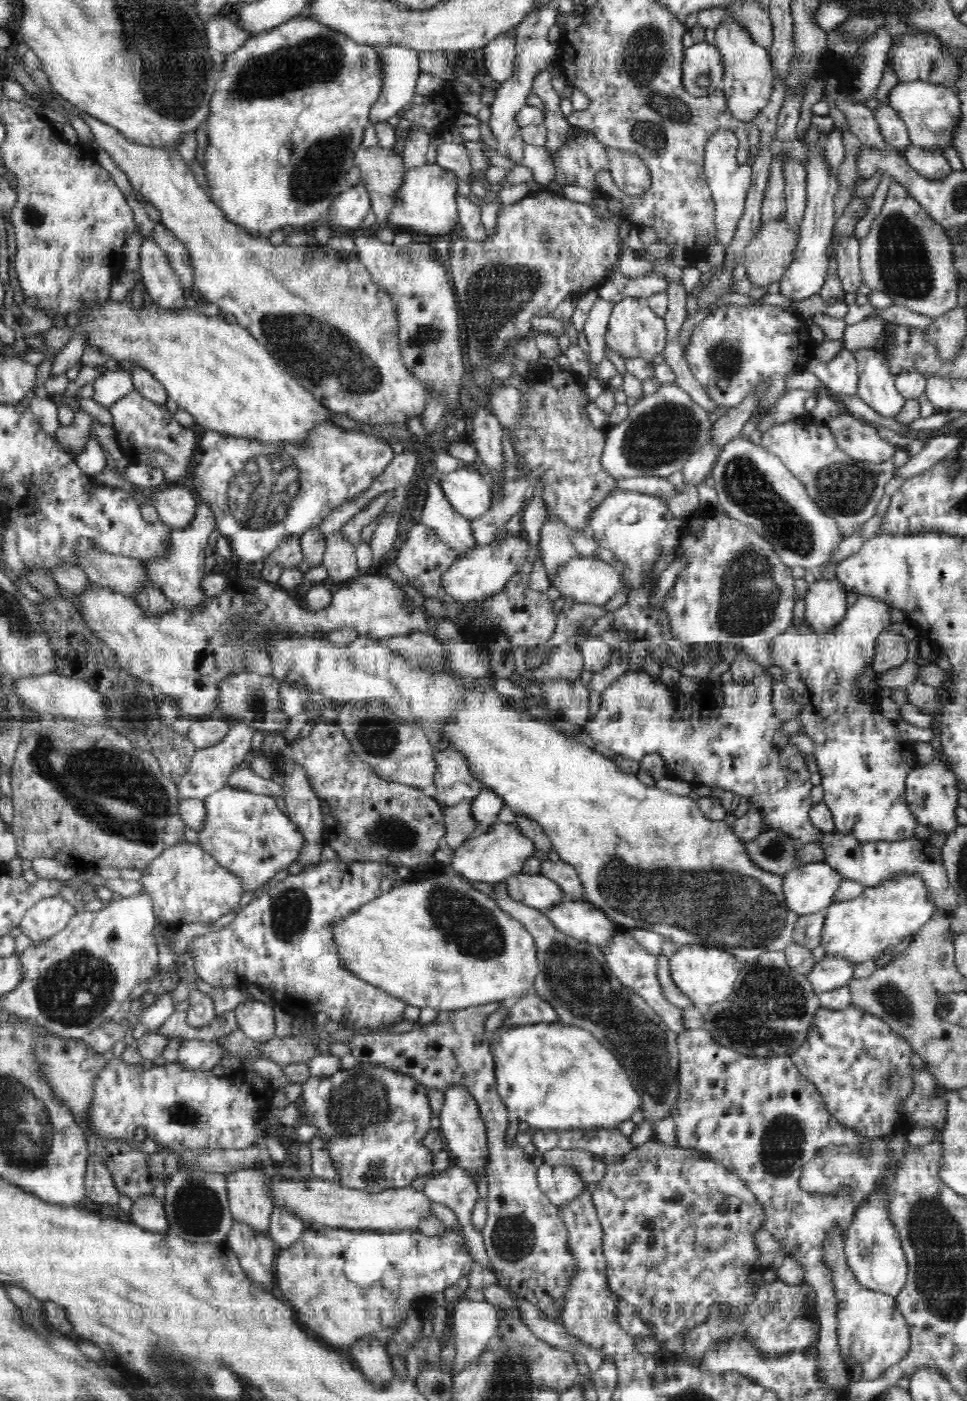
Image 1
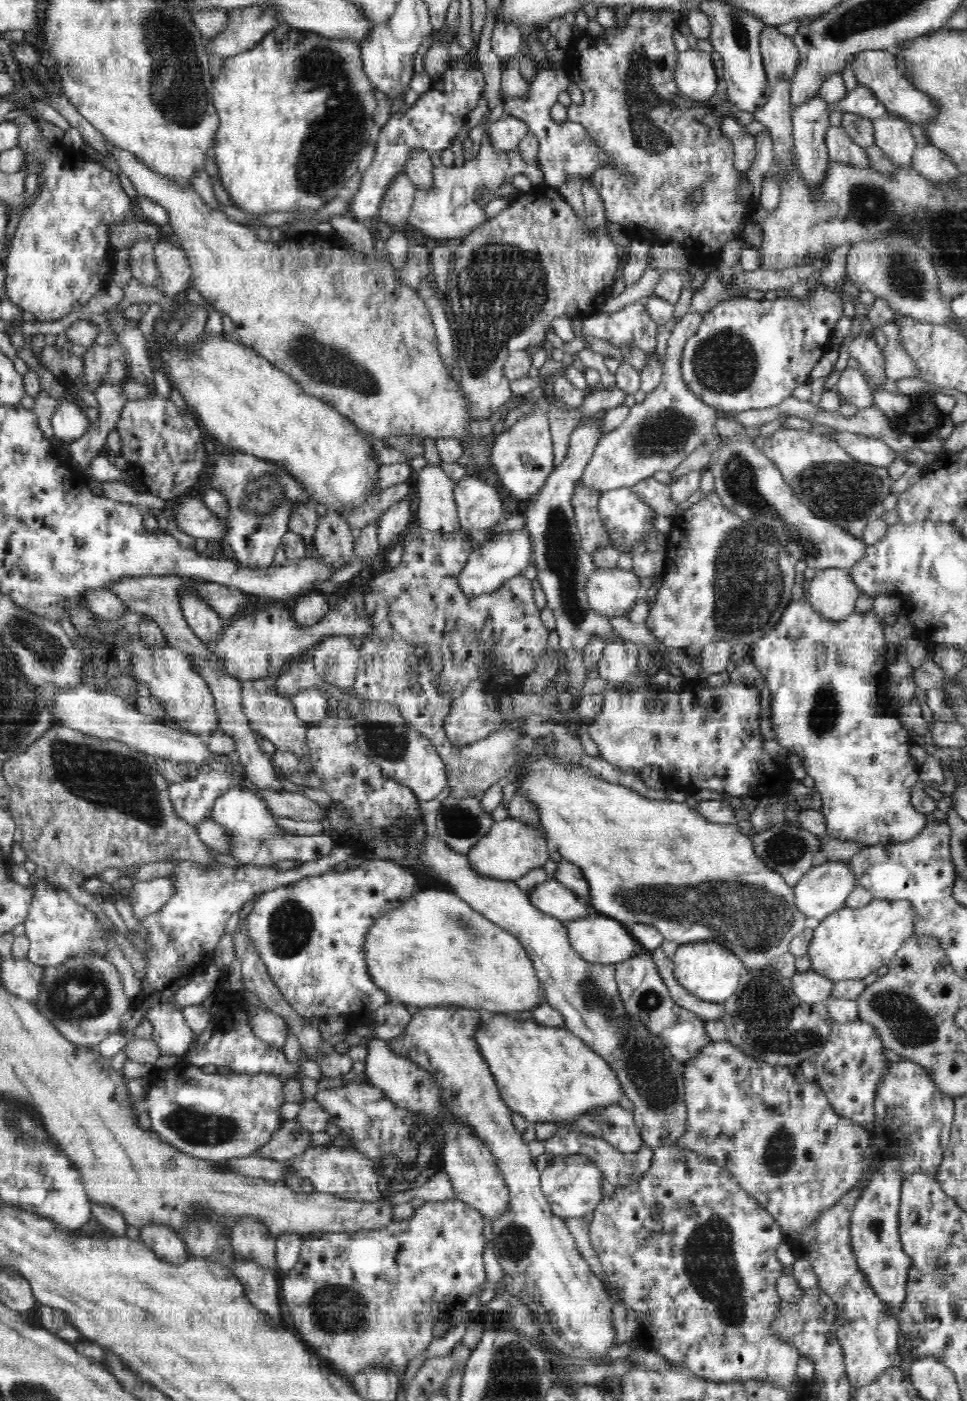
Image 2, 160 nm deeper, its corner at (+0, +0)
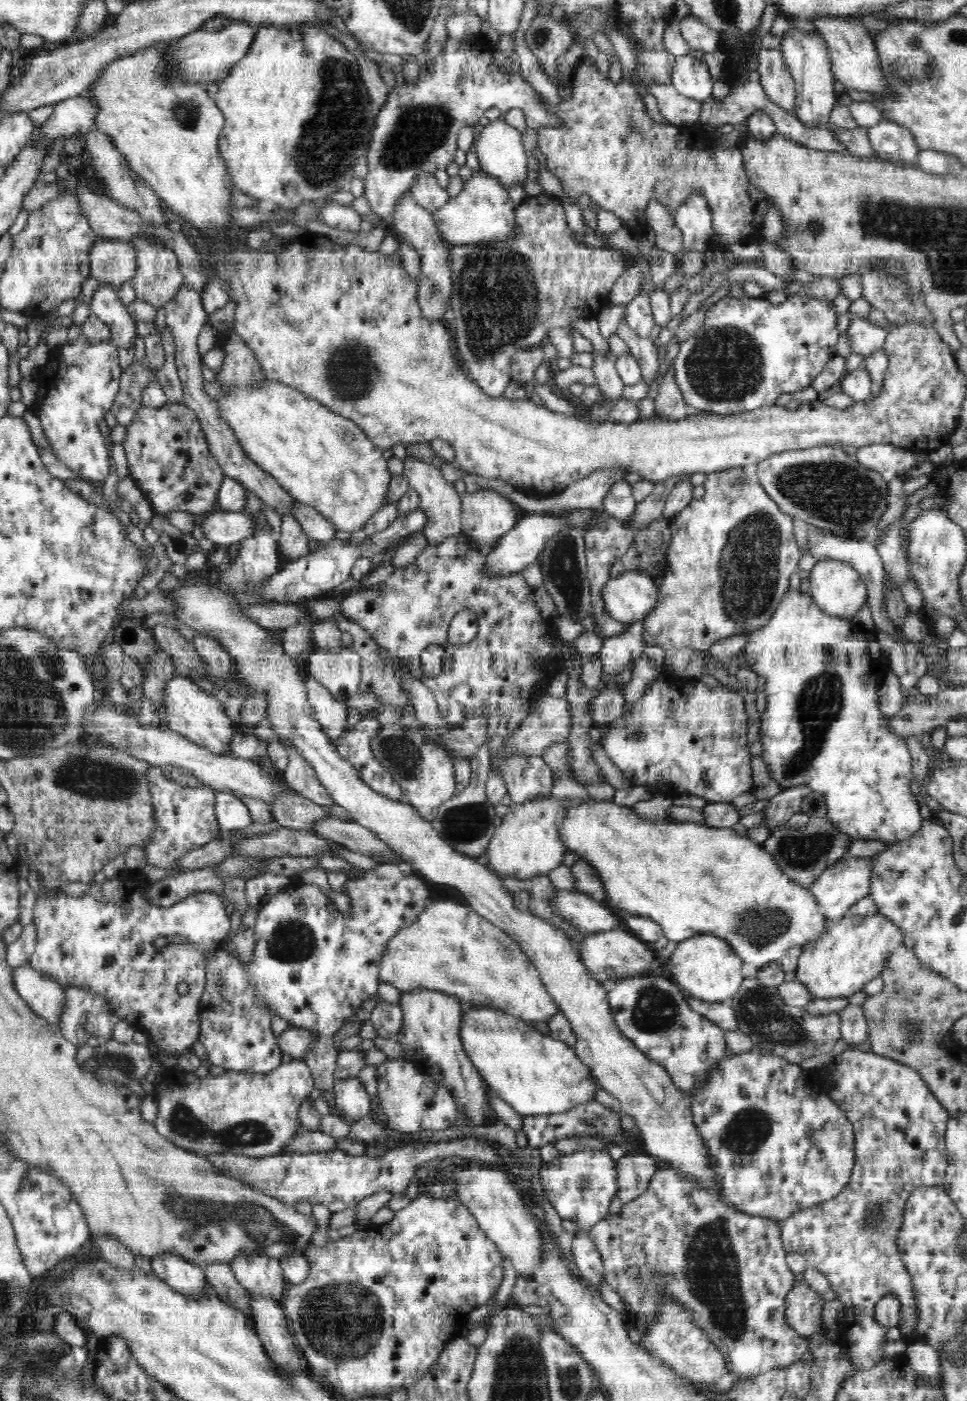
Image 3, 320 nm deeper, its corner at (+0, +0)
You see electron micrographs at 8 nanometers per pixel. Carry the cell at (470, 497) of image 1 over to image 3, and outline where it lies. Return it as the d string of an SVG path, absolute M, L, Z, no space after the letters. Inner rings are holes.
M488 489L476 490L461 497L462 533L476 543L494 548L517 523L513 502Z

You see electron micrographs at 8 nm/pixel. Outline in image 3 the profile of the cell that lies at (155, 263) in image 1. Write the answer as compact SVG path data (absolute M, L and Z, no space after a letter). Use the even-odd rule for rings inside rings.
M98 237L93 246L90 255L91 278L98 279L101 285L120 288L124 282L134 277L138 270L138 257L136 257L136 249L129 242Z

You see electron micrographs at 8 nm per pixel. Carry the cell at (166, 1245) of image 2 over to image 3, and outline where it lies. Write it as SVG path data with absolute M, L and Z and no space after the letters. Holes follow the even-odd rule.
M163 1253L152 1259L151 1268L172 1291L183 1293L188 1298L202 1298L207 1292L203 1268L172 1253Z

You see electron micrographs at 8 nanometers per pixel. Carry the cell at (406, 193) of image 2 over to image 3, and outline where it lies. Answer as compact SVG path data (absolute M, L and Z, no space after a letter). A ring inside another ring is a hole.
M410 191L401 196L396 204L394 214L388 220L398 230L399 238L408 243L420 257L420 280L418 280L418 305L422 310L422 317L428 321L446 324L446 308L451 303L453 292L453 277L450 254L444 244L443 238L438 233L436 221L430 211L424 210L413 199Z

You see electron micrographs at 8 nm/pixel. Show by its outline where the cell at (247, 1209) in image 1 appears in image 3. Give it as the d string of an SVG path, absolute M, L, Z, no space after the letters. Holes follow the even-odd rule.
M241 1253L231 1264L234 1277L253 1298L280 1300L286 1292L287 1283L278 1259L257 1253Z

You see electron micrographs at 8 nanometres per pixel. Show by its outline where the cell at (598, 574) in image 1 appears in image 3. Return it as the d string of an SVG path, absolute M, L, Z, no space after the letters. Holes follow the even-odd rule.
M634 571L611 577L602 588L604 611L626 625L644 623L656 608L658 590L650 574Z

